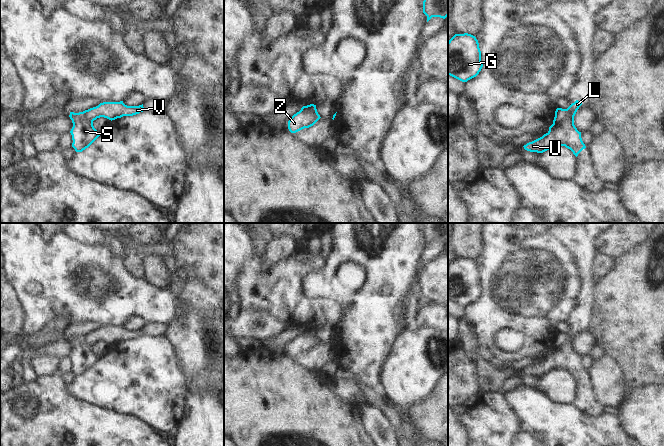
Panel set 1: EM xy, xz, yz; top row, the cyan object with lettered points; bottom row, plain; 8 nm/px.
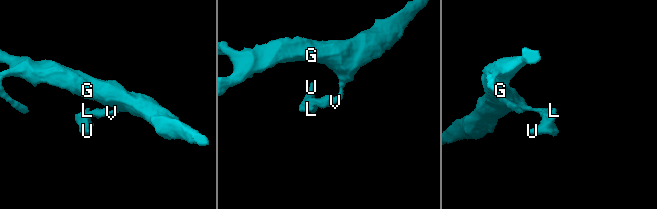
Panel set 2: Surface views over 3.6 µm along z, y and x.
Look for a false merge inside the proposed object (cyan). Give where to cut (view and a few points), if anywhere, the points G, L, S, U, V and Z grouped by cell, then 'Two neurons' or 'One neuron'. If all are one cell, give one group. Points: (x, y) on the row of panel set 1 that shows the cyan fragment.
Split along yz (567, 109), (567, 114), (561, 120), (553, 122). Groups: G V / L S U Z. Two neurons

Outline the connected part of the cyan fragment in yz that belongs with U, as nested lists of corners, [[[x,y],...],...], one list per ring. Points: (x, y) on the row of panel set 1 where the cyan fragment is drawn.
[[[576,100],[568,108],[568,115],[560,122],[553,122],[549,131],[542,137],[524,145],[530,152],[543,153],[553,146],[565,146],[577,157],[586,148],[581,138],[581,132],[574,125],[574,116],[582,103]]]

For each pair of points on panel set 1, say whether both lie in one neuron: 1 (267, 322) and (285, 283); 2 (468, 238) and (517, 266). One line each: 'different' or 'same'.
1: different
2: different

